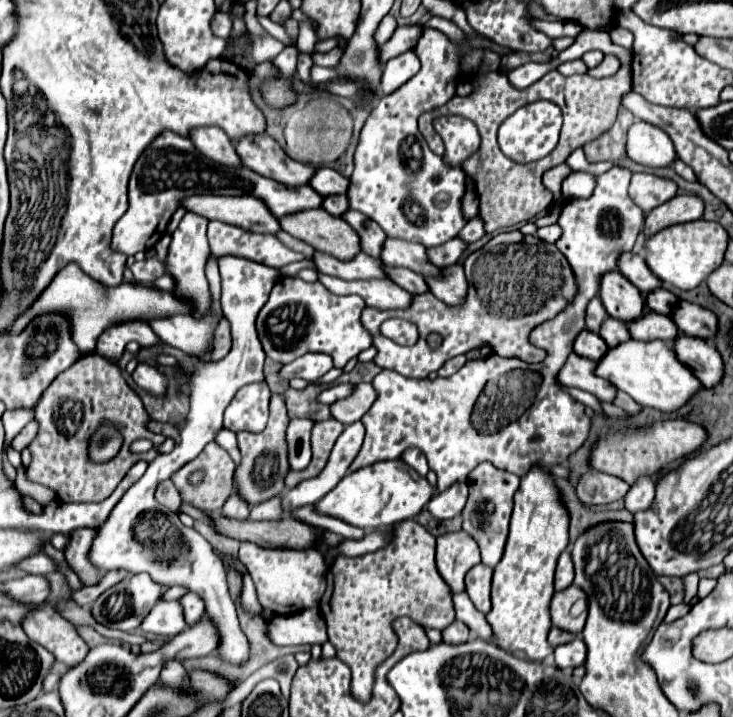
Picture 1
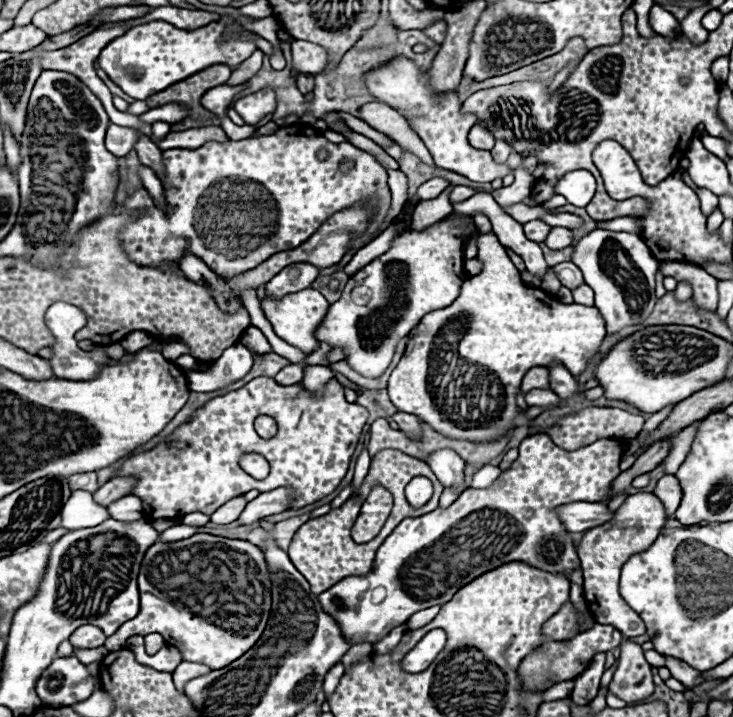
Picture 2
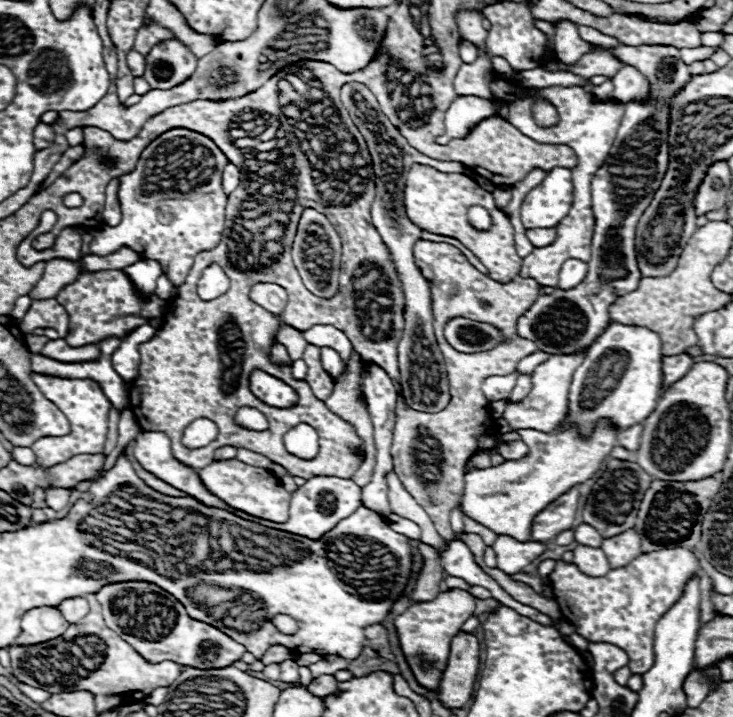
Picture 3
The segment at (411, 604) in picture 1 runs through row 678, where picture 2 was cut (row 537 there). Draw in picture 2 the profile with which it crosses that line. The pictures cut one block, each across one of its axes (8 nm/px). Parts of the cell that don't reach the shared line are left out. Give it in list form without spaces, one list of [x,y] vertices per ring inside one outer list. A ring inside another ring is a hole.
[[[380,486],[372,488],[370,496],[366,498],[366,502],[360,510],[360,516],[356,518],[356,522],[352,526],[354,542],[358,542],[358,544],[370,542],[382,530],[382,524],[390,516],[390,508],[393,508],[393,498],[390,492],[386,492]]]

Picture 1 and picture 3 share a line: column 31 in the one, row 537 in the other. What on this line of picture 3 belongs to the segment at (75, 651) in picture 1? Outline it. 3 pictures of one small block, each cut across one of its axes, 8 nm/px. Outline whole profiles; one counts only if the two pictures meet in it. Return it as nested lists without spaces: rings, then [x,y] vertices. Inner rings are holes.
[[[634,530],[622,532],[612,538],[604,538],[602,550],[606,552],[606,558],[610,560],[610,568],[622,568],[622,564],[630,564],[634,556],[642,554],[640,540]]]

